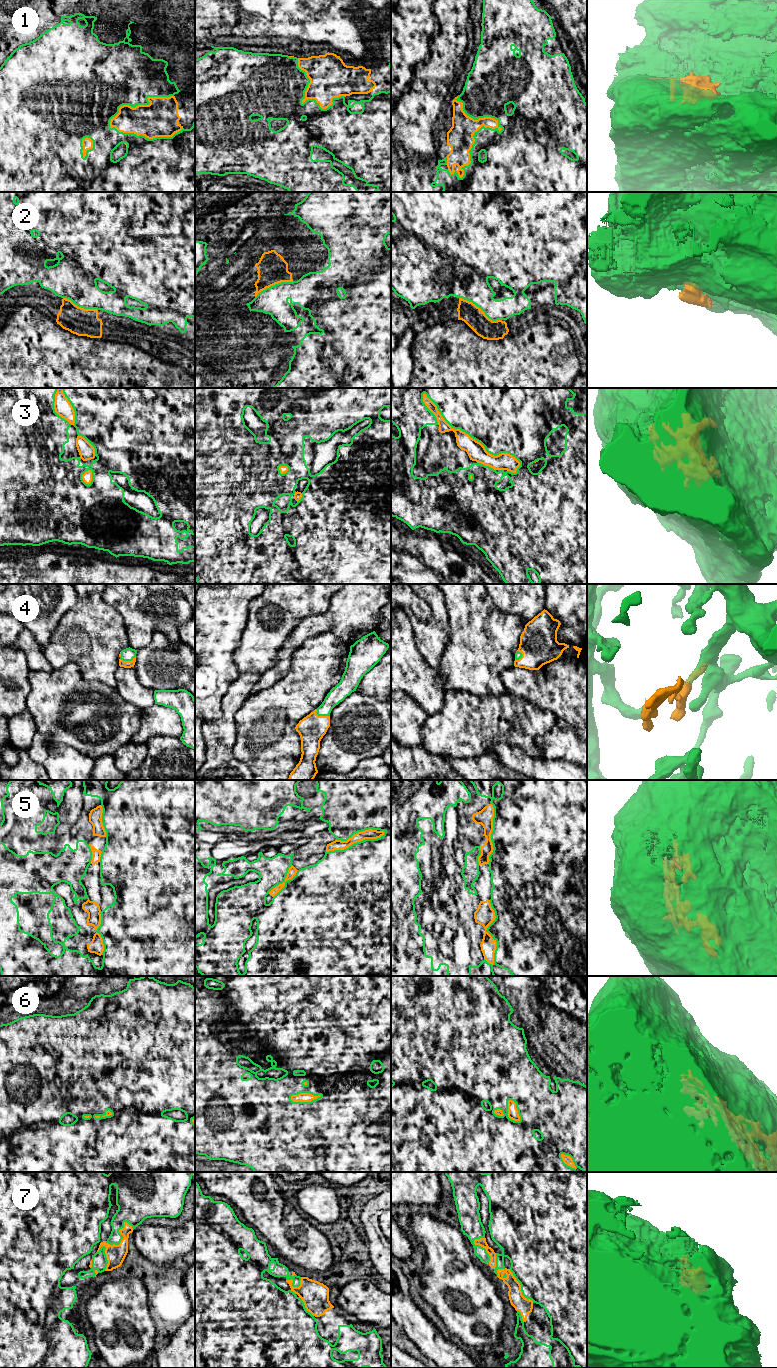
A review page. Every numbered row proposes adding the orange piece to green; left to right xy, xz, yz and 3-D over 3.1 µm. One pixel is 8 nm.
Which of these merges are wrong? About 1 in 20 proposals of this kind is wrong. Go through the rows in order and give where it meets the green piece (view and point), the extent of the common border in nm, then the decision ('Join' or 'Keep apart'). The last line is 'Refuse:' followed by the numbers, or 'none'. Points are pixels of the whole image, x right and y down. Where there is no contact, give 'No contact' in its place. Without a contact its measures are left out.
1: Touches green at yz (484, 127). Shared border 650 nm. Join
2: Touches green at yz (480, 308). Shared border 400 nm. Join
3: Touches green at yz (473, 438). Shared border 1000 nm. Join
4: Touches green at xz (321, 715). Shared border 130 nm. Join
5: Touches green at yz (488, 932). Shared border 550 nm. Join
6: Touches green at xz (305, 1102). Shared border 260 nm. Join
7: Touches green at xy (122, 1236). Shared border 260 nm. Join
Refuse: none

